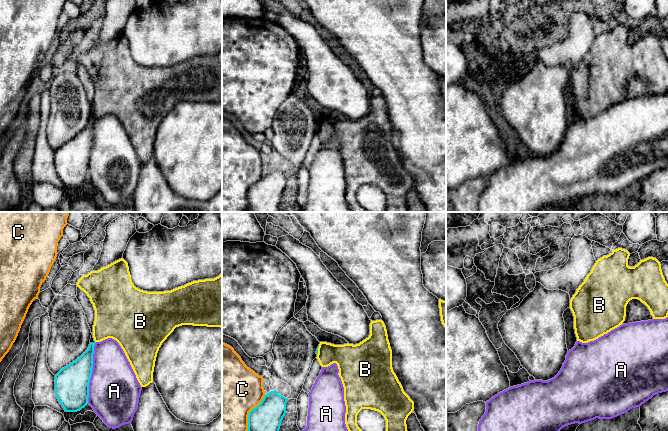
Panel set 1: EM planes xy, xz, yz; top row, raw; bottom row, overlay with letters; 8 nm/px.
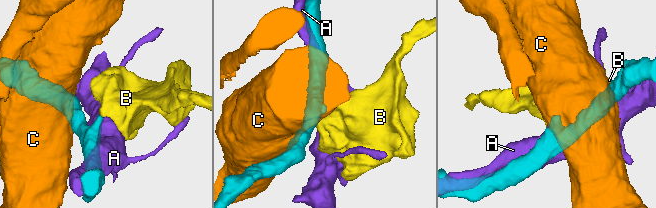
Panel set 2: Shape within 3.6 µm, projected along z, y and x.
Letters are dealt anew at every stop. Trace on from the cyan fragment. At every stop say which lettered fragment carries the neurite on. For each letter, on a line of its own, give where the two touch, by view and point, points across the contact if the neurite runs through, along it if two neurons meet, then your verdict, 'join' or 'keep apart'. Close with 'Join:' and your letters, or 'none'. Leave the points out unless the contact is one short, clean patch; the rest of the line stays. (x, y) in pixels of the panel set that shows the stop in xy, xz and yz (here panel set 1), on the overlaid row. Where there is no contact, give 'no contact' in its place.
A: meets cyan in xy at (91, 373); keep apart
B: meets cyan in xz at (317, 350); border along xz (319, 346), (317, 354); keep apart
C: meets cyan in xz at (249, 412); keep apart
Join: none

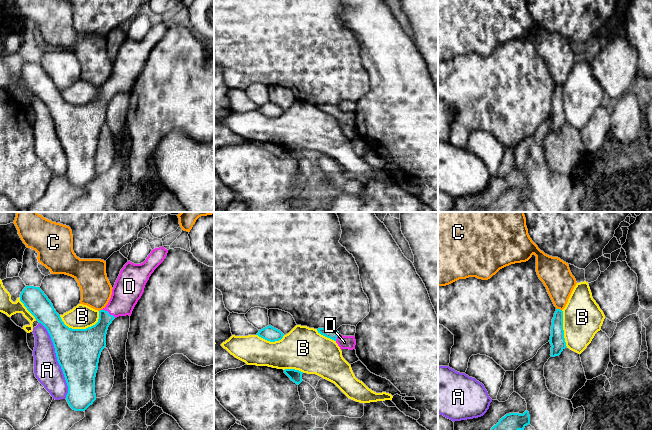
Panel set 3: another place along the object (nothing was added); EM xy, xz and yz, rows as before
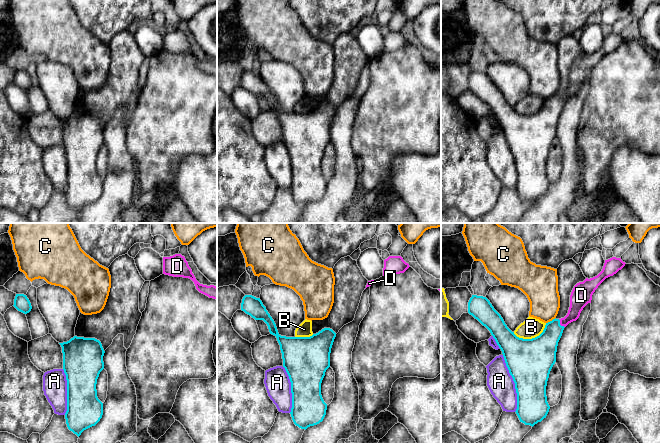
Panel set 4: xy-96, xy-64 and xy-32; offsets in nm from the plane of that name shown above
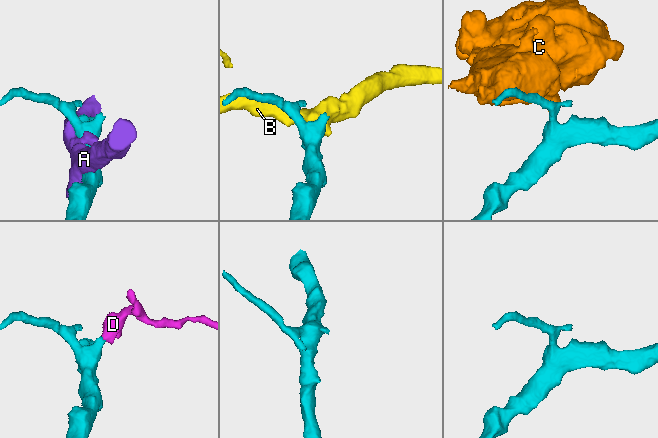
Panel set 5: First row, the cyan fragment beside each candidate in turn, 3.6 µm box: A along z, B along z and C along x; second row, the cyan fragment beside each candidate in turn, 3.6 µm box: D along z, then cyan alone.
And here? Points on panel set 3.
A: meets cyan in xy at (57, 360); keep apart
B: meets cyan in xy at (81, 329); keep apart
C: meets cyan in yz at (559, 309); keep apart
D: meets cyan in xy at (108, 313); runs through xy (92, 339), (108, 313), (125, 296), (128, 289); join
Join: D

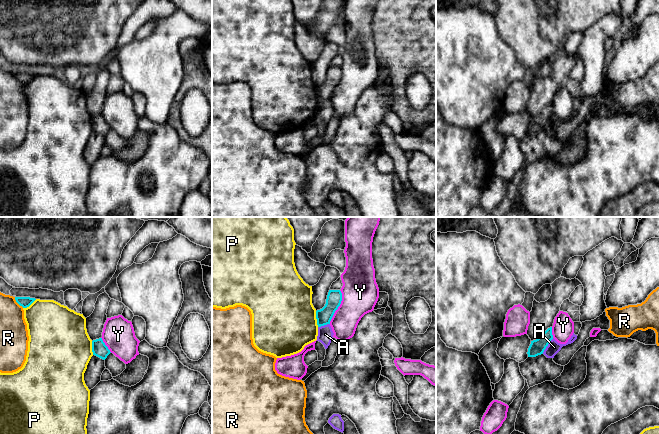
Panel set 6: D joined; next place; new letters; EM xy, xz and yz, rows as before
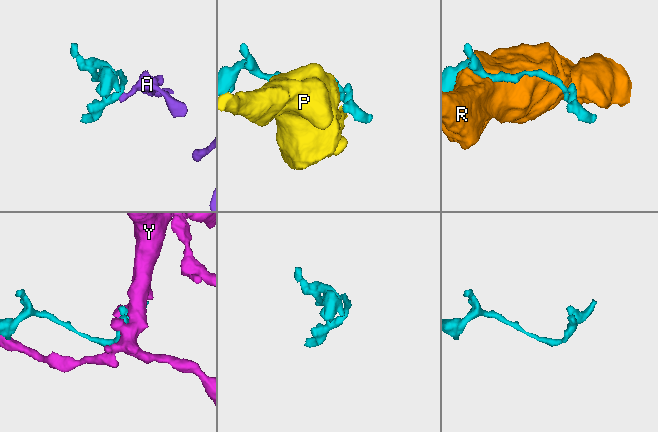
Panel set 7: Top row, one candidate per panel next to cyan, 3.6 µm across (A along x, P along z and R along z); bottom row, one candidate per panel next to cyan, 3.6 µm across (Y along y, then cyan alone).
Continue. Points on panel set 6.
A: meets cyan in yz at (547, 345); border along yz (553, 338), (542, 353); keep apart
P: meets cyan in xz at (317, 319); keep apart
R: meets cyan in xy at (18, 303); keep apart
Y: meets cyan in xz at (338, 306); keep apart
Join: none

